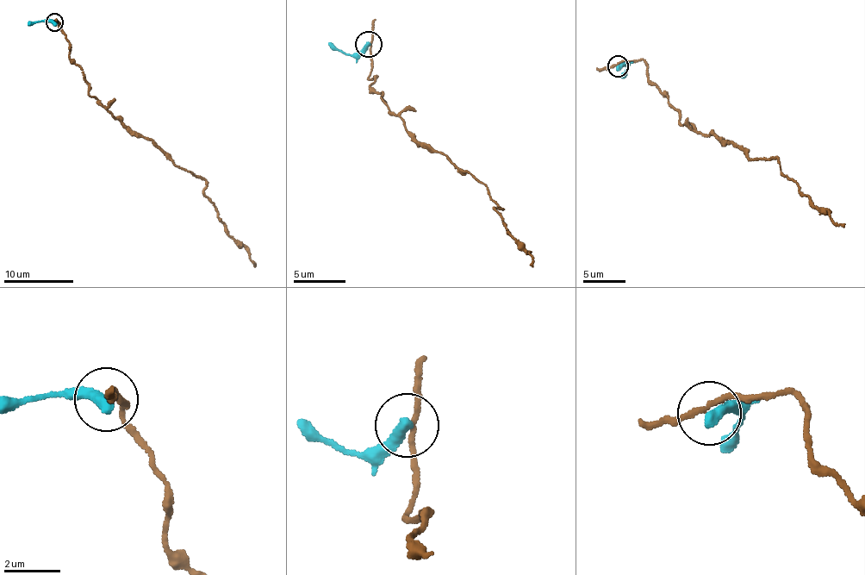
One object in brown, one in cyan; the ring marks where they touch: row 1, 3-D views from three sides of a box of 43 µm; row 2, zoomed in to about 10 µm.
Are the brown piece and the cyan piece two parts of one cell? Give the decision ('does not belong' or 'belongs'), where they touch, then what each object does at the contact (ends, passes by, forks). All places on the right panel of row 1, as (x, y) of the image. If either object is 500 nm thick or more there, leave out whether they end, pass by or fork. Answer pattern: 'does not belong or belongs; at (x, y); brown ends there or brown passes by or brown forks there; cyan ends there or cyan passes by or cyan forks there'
does not belong; at (618, 66); brown passes by; cyan ends there

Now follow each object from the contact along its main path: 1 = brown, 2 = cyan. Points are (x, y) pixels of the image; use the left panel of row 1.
1: (56, 21), (89, 93), (127, 129), (206, 181), (205, 196), (224, 230), (247, 250), (253, 266)
2: (54, 21), (28, 24)

